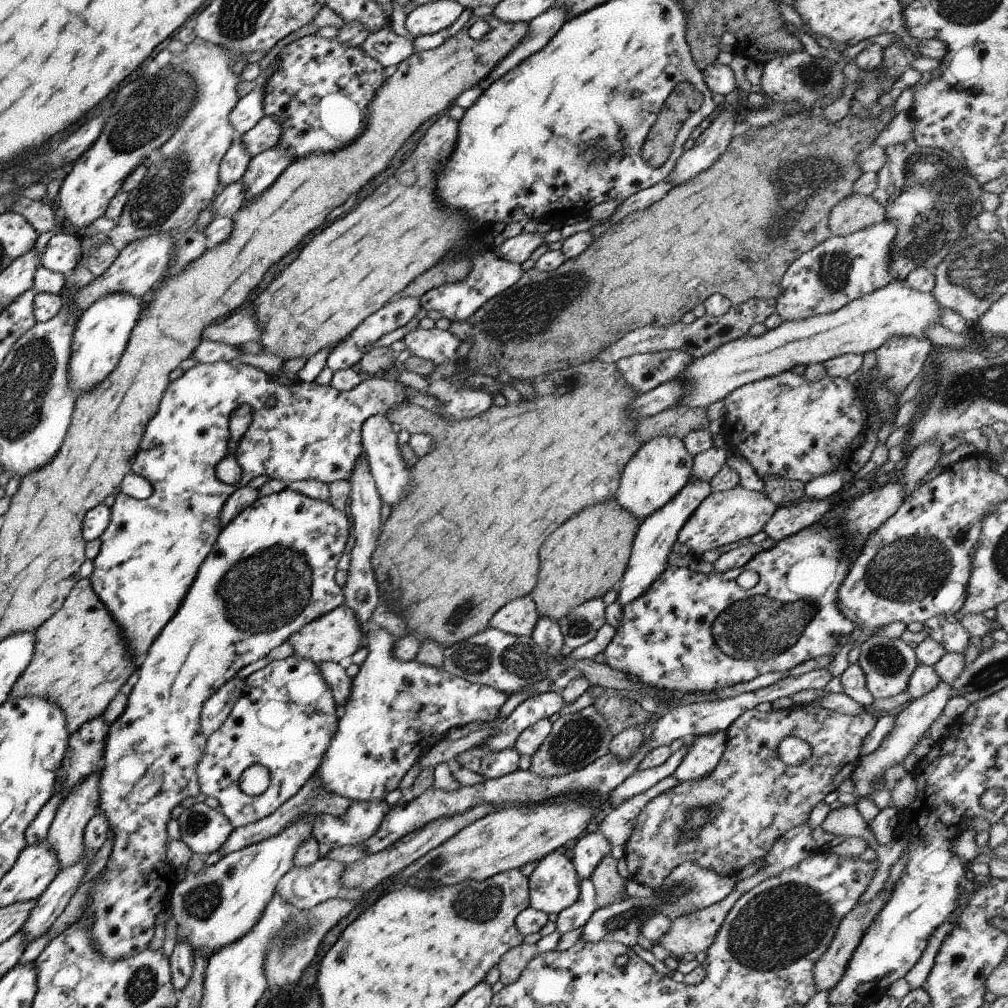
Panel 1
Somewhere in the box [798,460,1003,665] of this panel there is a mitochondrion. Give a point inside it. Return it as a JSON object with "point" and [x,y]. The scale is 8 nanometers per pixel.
{"point":[911,567]}

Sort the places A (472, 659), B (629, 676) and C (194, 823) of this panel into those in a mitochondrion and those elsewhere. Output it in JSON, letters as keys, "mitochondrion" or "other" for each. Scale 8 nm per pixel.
{"A":"mitochondrion","B":"other","C":"mitochondrion"}

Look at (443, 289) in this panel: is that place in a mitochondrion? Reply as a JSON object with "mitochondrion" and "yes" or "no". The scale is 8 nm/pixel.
{"mitochondrion":"no"}

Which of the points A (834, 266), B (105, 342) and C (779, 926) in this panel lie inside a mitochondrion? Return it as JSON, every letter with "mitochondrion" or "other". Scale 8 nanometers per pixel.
{"A":"mitochondrion","B":"other","C":"mitochondrion"}

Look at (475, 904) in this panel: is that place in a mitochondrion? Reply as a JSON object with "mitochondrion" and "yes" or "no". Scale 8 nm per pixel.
{"mitochondrion":"yes"}

